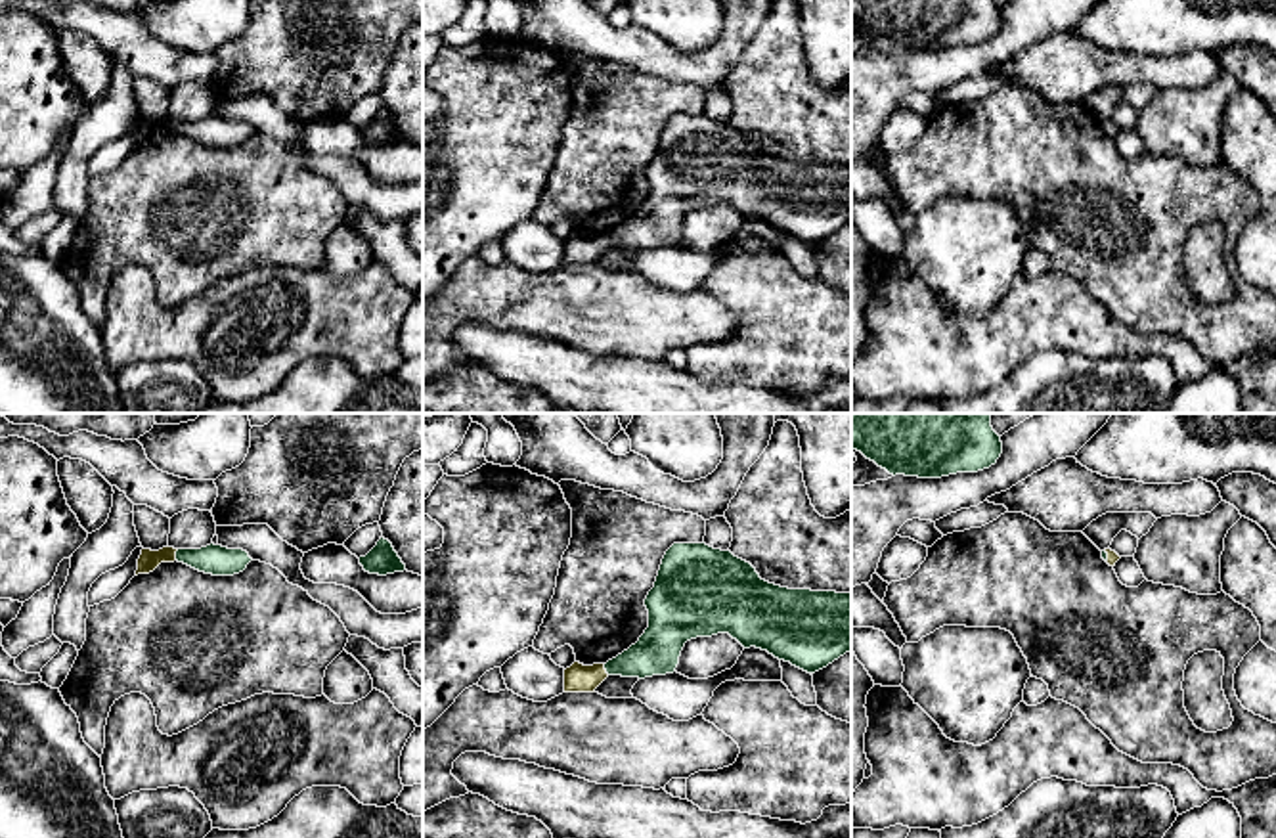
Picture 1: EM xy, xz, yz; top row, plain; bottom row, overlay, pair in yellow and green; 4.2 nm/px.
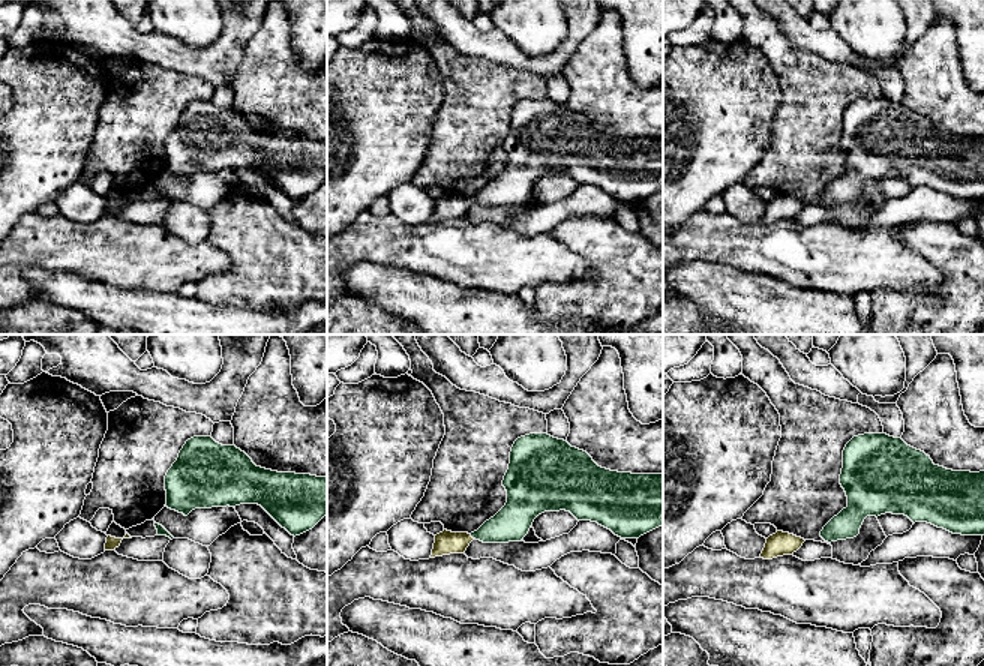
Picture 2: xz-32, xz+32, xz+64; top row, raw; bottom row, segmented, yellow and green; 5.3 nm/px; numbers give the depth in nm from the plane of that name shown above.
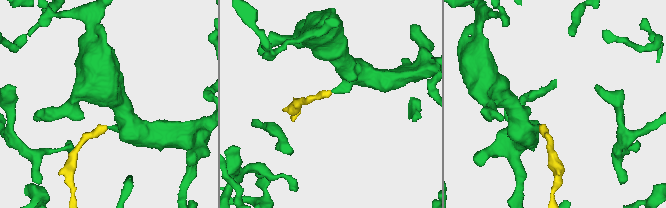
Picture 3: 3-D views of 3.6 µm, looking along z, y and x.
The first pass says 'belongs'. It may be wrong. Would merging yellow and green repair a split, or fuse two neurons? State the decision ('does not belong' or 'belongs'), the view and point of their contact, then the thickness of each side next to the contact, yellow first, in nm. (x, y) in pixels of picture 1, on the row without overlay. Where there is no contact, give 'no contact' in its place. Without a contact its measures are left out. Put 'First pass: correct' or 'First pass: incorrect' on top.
First pass: correct
belongs; meets yellow in xy at (175, 127); 90 nm thick on the yellow side, 130 nm on the other

